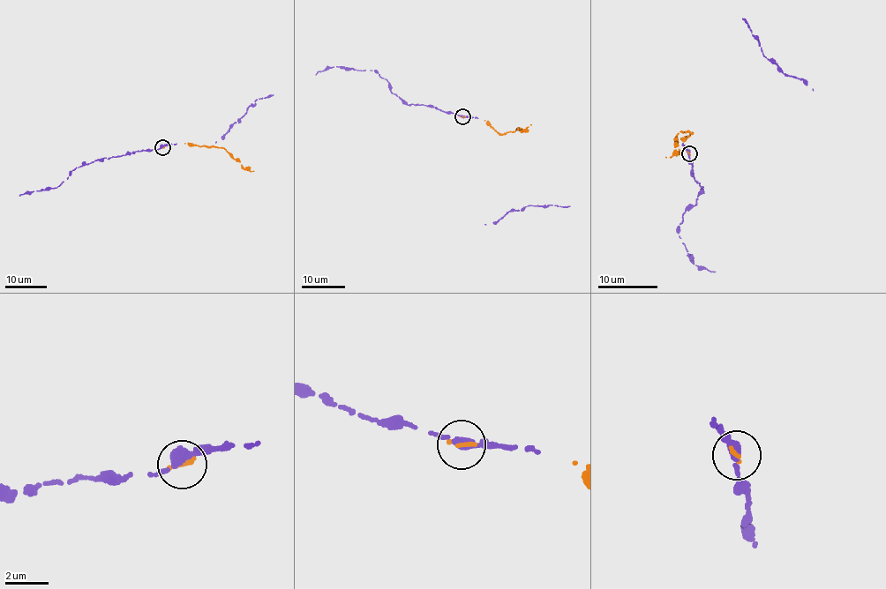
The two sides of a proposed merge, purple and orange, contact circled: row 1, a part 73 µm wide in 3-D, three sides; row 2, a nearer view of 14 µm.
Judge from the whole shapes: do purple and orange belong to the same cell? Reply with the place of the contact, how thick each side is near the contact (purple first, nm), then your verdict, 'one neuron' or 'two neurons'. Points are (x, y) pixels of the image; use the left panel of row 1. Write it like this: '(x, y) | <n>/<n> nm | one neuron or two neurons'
(162, 147) | 360/200 nm | one neuron

